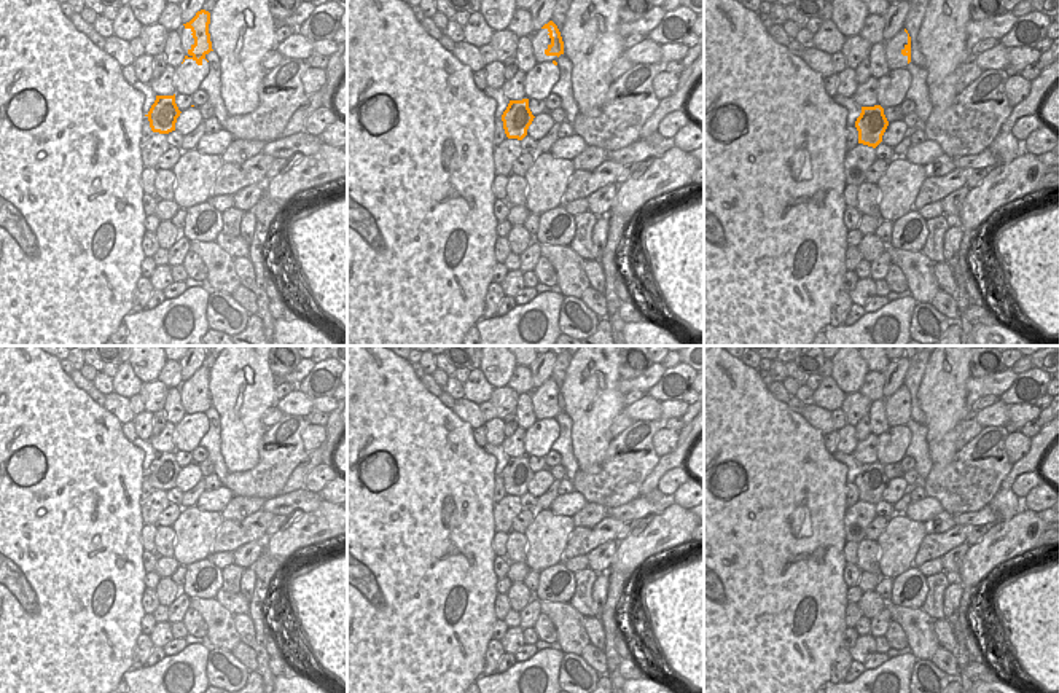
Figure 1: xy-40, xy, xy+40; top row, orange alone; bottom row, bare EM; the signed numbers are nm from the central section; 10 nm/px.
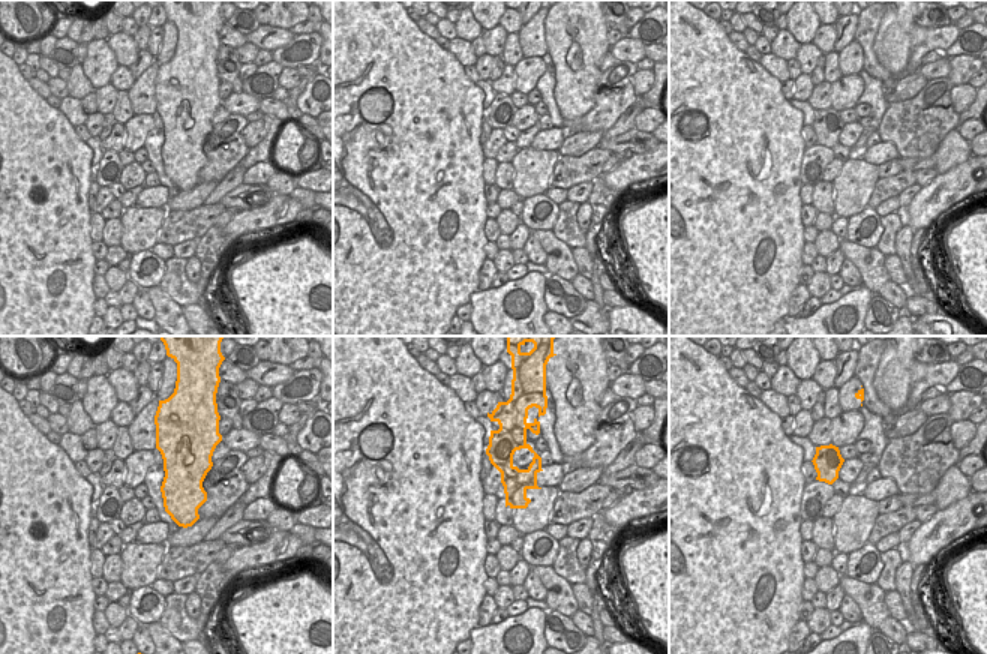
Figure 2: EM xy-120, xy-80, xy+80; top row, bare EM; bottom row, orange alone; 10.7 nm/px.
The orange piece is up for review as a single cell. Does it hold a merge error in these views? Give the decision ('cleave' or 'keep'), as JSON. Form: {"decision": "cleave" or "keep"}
{"decision": "cleave"}

